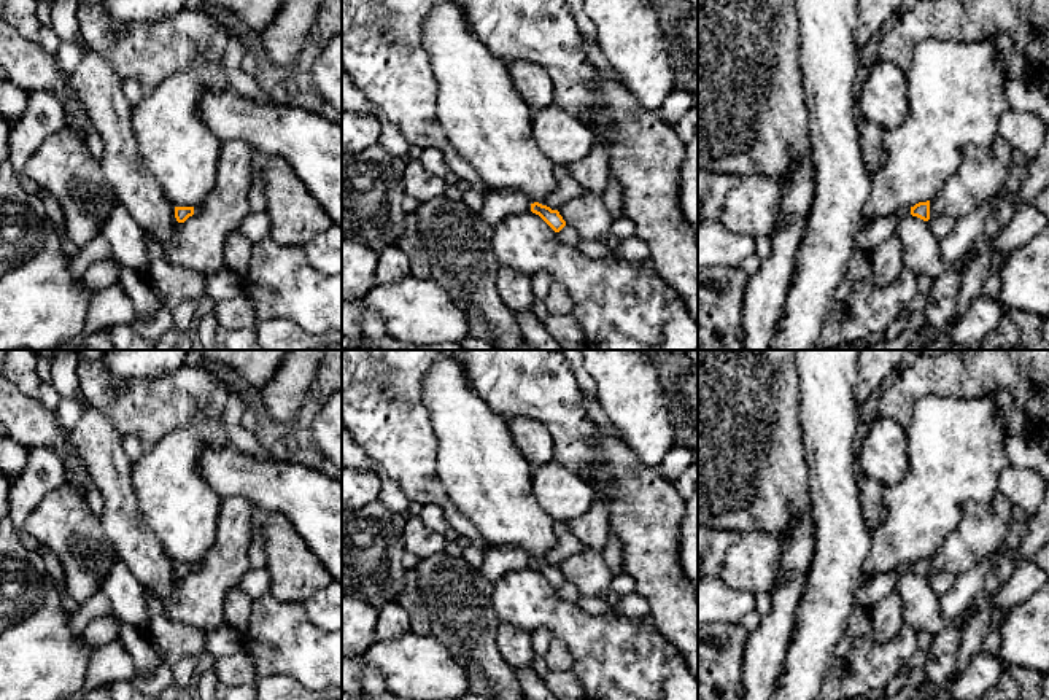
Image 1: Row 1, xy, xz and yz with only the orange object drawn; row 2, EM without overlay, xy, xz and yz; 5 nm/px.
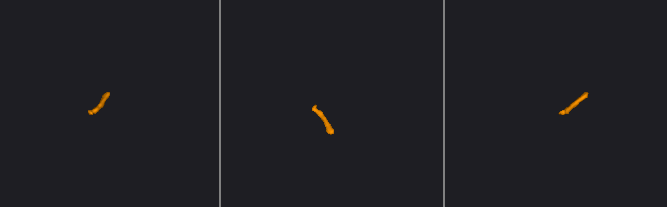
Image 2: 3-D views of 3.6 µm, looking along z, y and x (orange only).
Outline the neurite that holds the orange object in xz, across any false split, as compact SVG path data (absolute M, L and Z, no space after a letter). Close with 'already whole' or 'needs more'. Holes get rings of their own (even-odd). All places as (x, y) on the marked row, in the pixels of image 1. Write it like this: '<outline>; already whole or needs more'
M555 165L553 175L556 189L550 194L545 205L539 202L531 204L531 212L539 215L555 232L559 232L566 226L566 221L556 208L569 199L583 196L585 189L571 177L566 165Z; needs more

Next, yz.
M930 200L919 202L914 207L904 207L904 208L898 210L893 216L901 220L909 215L917 216L923 221L928 221L930 220Z; needs more

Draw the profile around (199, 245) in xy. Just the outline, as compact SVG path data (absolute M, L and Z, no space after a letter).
M224 140L218 154L216 181L202 212L178 223L176 237L164 245L167 258L189 270L211 275L226 270L224 242L250 212L253 164L257 153L242 140Z

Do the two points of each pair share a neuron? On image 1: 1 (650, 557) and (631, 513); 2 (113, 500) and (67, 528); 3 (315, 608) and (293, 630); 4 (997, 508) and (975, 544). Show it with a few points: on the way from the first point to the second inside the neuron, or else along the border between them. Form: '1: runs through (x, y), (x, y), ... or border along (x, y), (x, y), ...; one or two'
1: runs through (650, 546), (650, 533), (642, 524); one
2: border along (99, 517), (104, 536), (116, 551); two
3: border along (301, 603), (305, 614), (325, 630); two
4: runs through (994, 517), (976, 535); one

